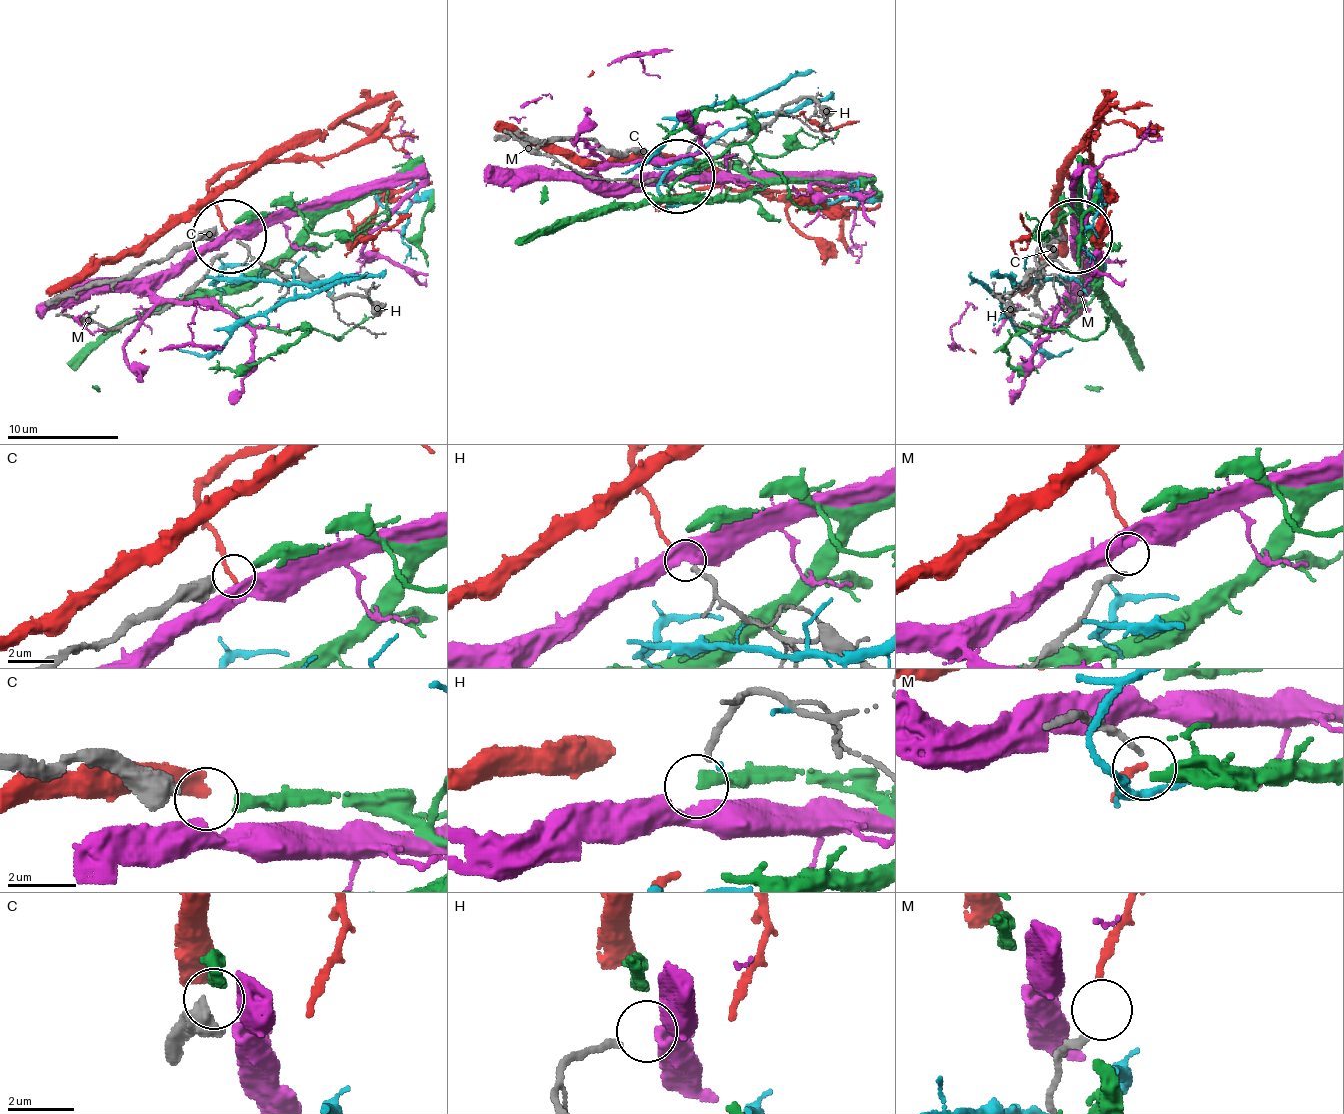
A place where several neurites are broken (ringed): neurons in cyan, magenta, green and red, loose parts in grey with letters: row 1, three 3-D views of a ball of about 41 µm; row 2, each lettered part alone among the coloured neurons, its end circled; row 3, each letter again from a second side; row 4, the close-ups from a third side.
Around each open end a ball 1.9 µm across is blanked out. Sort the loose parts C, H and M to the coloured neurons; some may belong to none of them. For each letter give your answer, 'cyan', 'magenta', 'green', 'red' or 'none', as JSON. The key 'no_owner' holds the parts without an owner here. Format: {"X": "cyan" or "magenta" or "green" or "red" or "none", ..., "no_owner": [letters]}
{"C": "green", "H": "magenta", "M": "red", "no_owner": []}

